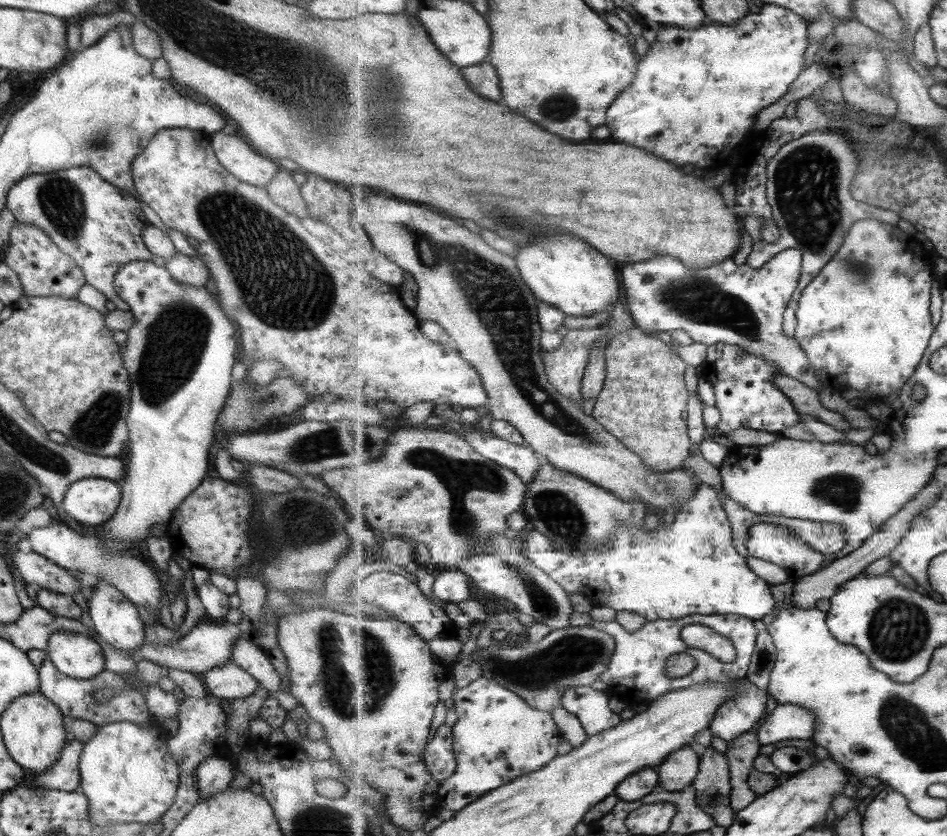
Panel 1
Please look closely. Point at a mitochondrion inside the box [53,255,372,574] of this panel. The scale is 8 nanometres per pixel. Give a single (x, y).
(165, 364)

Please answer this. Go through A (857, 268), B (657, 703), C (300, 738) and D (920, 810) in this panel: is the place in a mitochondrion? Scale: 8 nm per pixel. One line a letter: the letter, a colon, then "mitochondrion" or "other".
A: mitochondrion
B: other
C: other
D: other

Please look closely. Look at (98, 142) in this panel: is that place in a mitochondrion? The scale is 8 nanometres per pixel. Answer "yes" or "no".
yes

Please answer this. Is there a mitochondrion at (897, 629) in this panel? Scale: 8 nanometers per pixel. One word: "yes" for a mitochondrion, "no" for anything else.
yes

